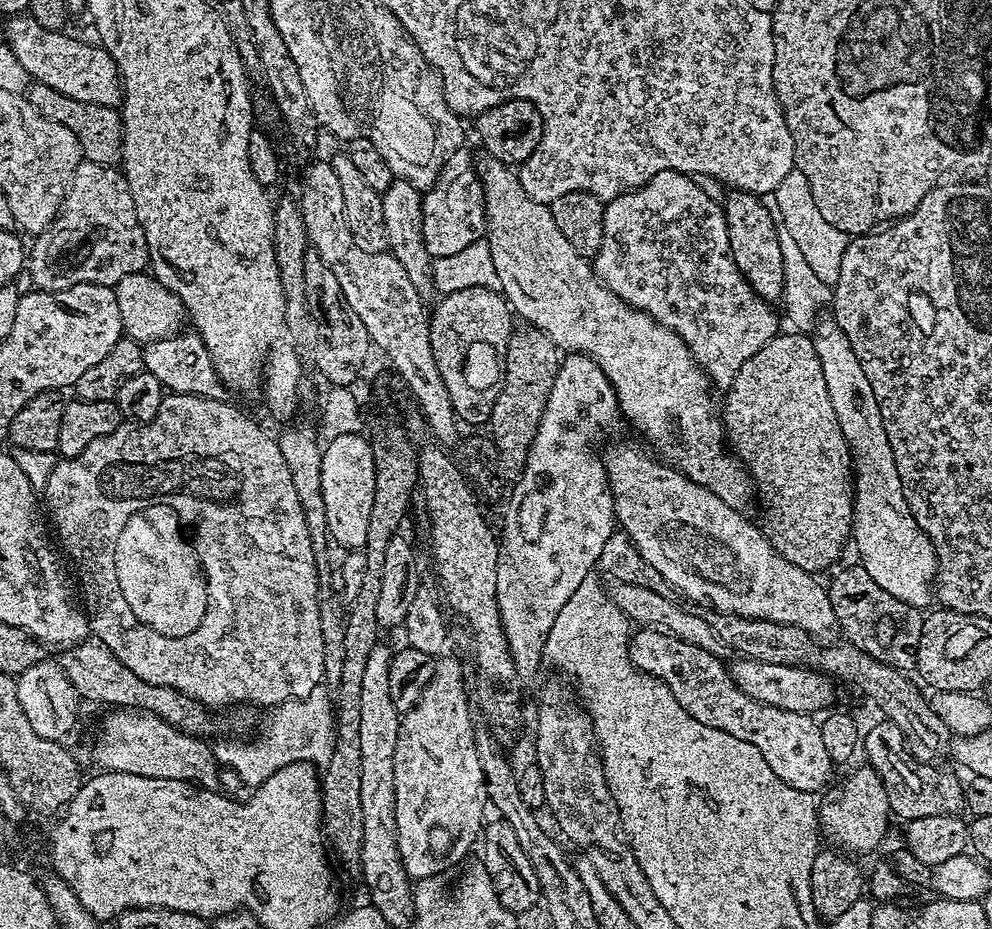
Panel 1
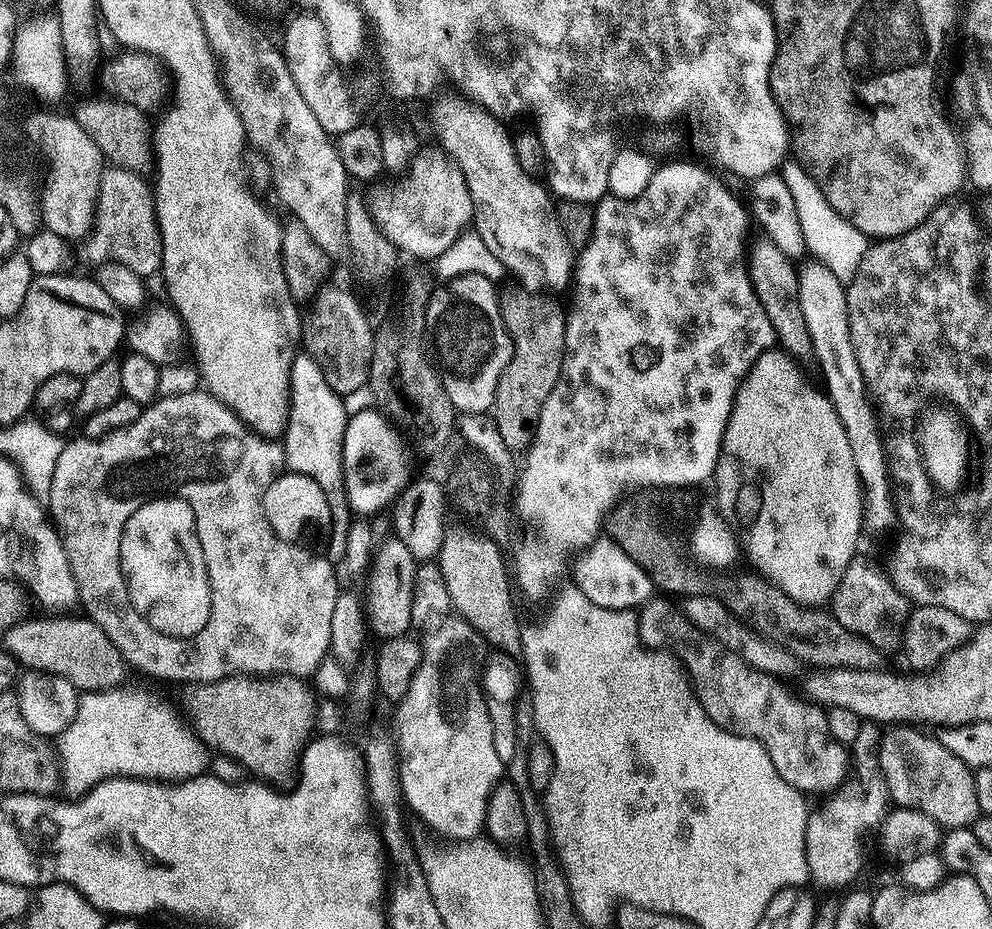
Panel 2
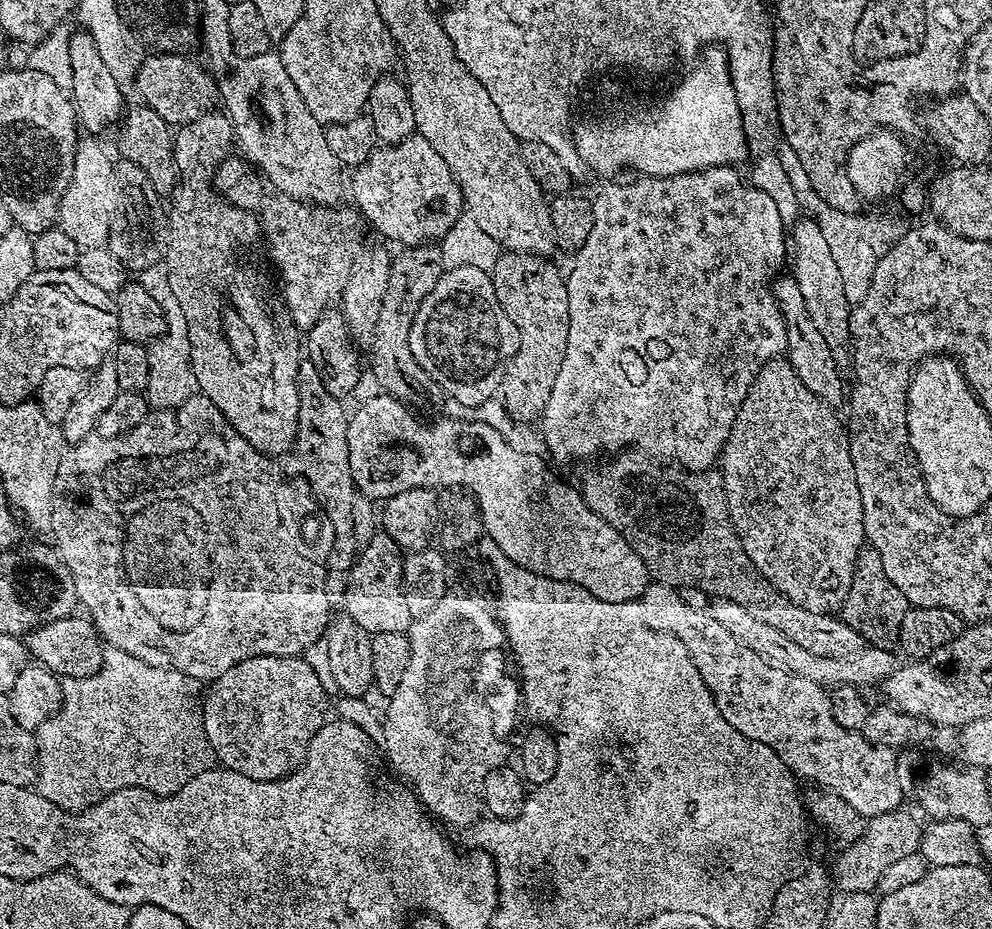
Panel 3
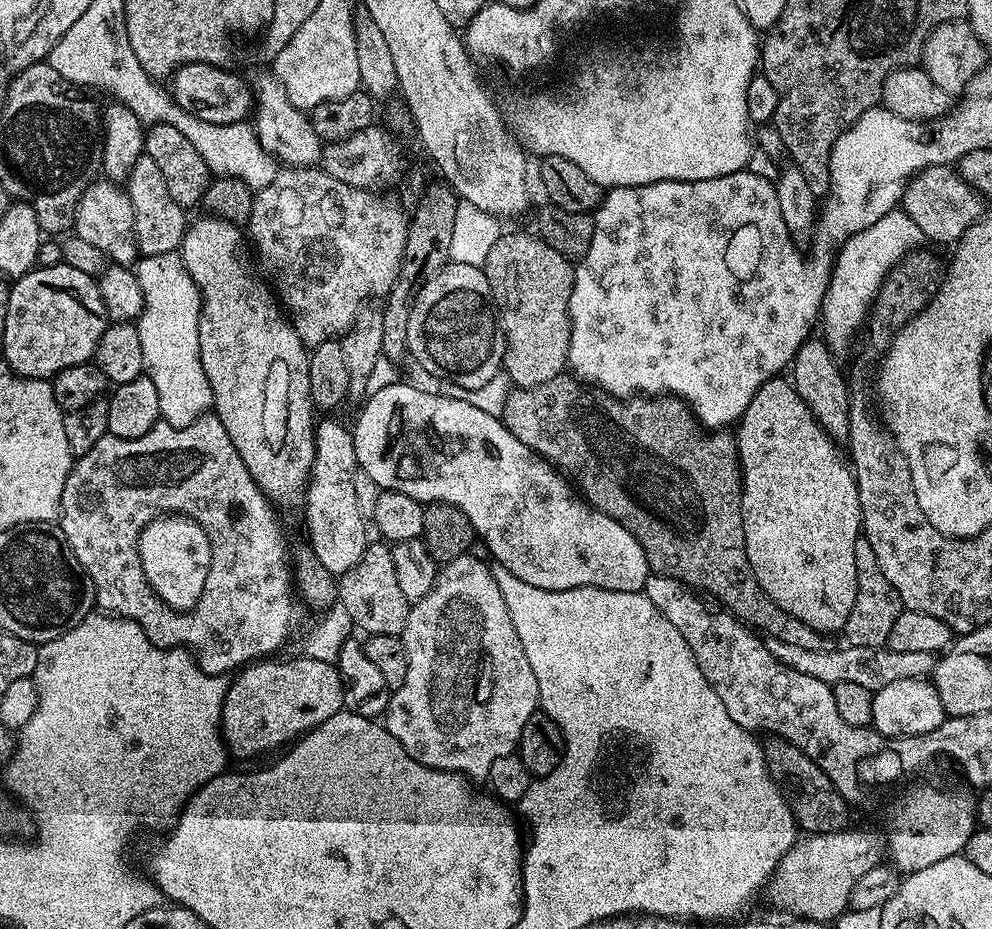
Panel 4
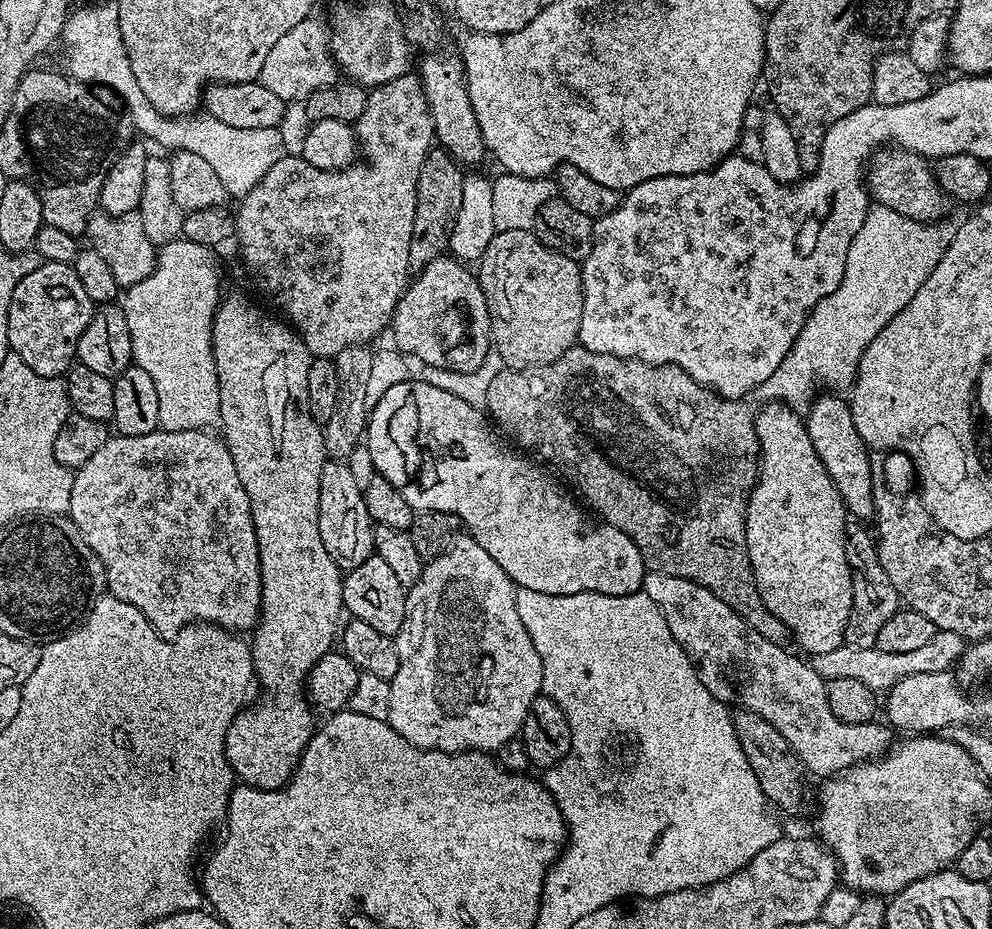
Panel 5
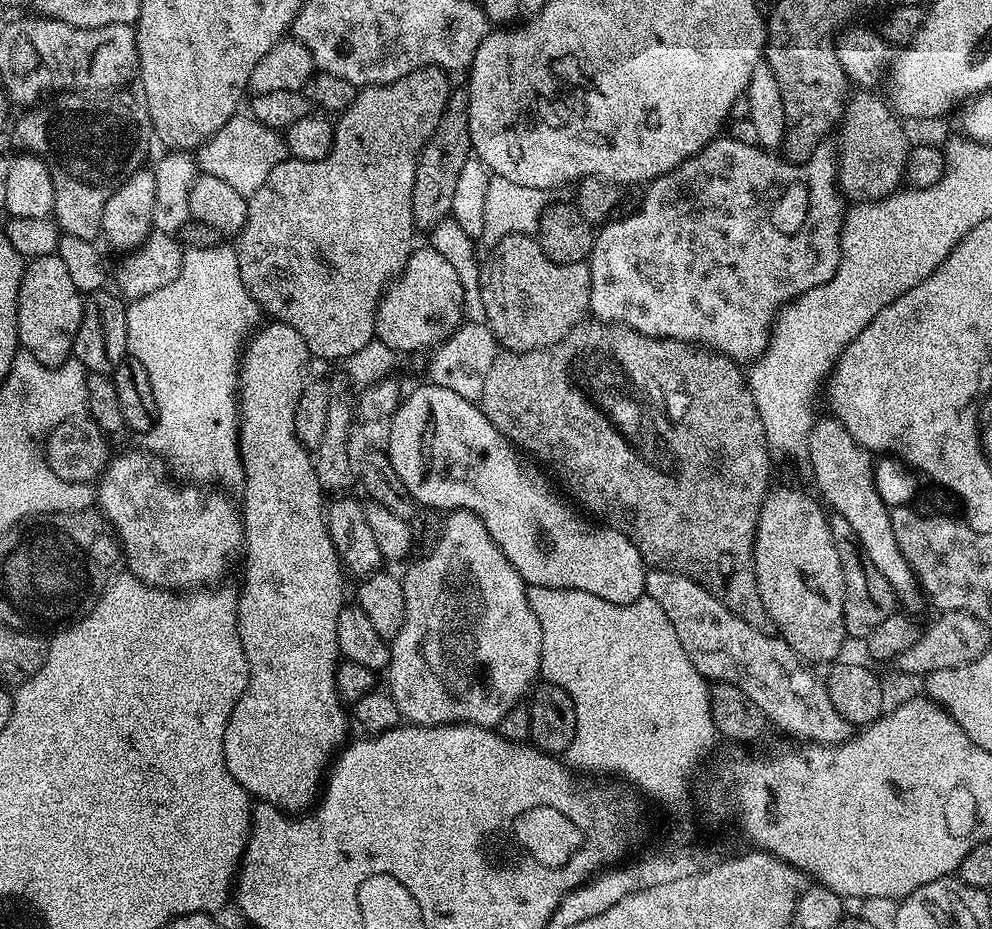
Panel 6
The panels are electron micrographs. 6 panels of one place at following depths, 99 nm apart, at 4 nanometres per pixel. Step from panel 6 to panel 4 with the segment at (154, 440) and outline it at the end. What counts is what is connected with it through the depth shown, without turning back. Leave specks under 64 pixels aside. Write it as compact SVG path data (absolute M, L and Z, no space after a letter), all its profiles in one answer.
M176 252L153 256L141 255L134 271L144 295L144 309L138 321L138 338L142 342L146 375L154 382L154 390L158 390L158 406L163 423L185 428L187 424L193 424L199 416L205 415L212 408L210 382L202 370L198 346L198 322L202 303L200 290L190 278Z

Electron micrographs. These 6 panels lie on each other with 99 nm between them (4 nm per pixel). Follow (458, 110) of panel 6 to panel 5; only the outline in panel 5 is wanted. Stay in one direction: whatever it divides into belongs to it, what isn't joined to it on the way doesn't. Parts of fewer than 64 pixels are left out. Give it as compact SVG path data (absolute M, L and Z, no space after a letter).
M436 146L429 152L422 162L422 170L418 174L418 194L416 195L416 209L414 210L414 230L410 238L410 265L413 269L424 268L432 260L445 255L449 251L448 243L450 234L454 234L454 222L458 222L458 210L462 207L462 186L466 176L462 171L461 165L449 152Z

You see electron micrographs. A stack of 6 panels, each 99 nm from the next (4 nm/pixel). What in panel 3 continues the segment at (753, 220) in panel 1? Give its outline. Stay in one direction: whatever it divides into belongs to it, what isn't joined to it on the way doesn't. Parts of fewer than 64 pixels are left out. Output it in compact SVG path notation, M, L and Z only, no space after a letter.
M784 274L771 285L771 289L786 326L788 365L794 370L794 374L798 374L798 378L802 378L802 386L806 386L806 390L810 390L814 398L829 406L843 405L846 400L846 380L845 377L844 380L840 377L841 365L834 358L830 346L826 346L826 338L818 334L818 326L814 326L814 318L810 318L810 310L806 310L802 290L798 290L798 282L790 274Z

